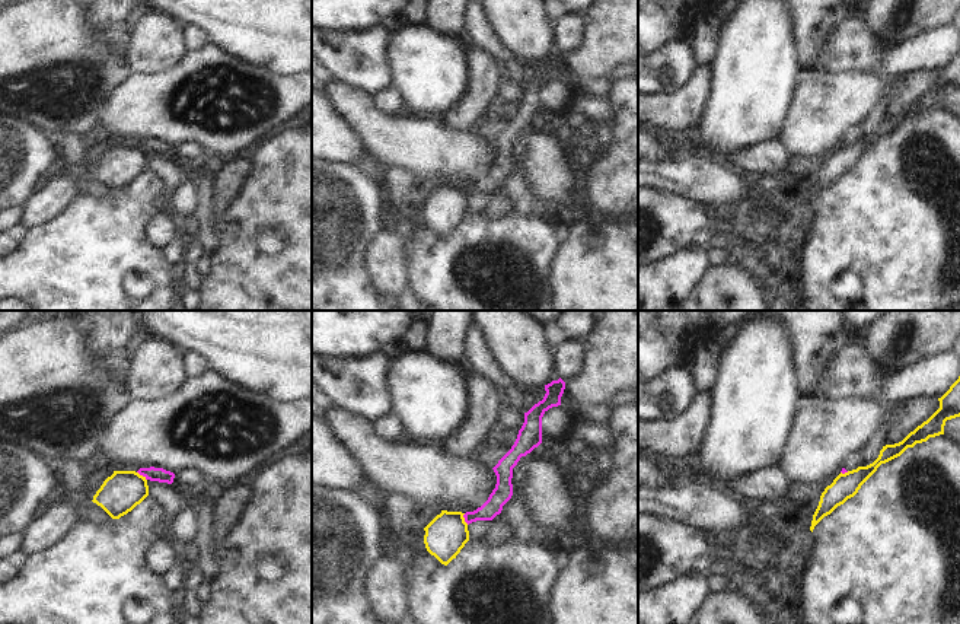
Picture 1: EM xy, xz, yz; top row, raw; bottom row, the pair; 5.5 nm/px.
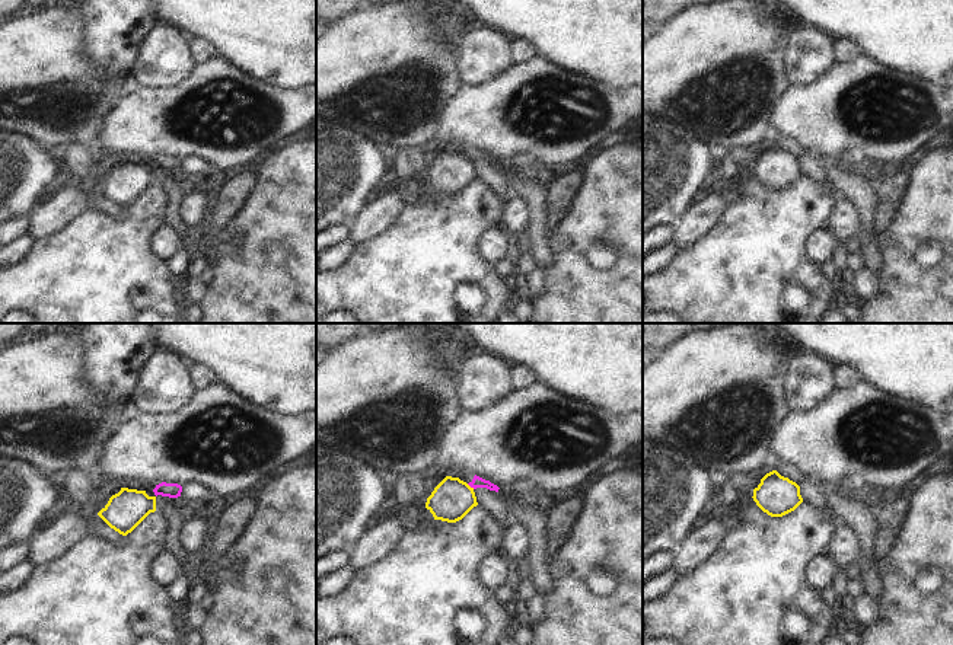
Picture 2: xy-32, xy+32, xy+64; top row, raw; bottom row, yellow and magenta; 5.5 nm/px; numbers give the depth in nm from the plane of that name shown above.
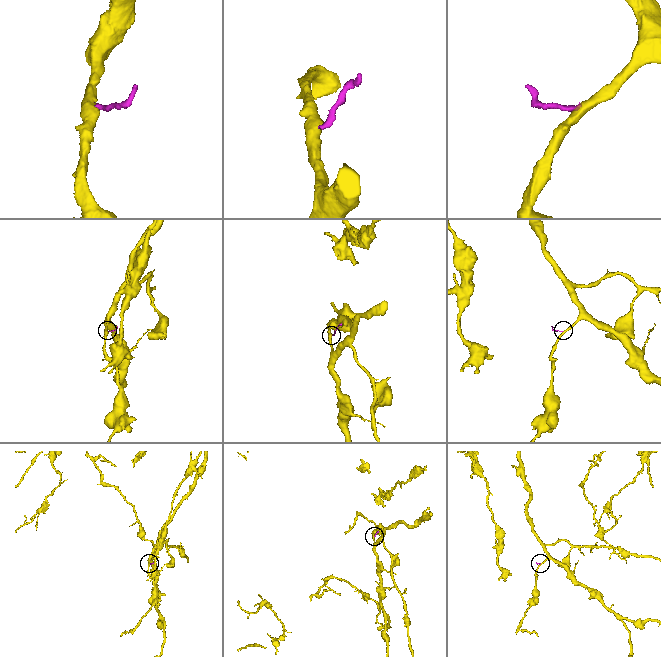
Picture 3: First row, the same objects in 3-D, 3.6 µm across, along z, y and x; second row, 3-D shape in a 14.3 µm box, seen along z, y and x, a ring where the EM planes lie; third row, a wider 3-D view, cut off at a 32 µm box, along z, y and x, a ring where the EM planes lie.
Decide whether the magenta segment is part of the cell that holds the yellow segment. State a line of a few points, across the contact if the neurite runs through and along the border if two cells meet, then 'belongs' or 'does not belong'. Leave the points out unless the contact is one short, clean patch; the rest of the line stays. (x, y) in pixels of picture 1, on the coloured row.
xy (137, 471), (146, 480) | does not belong

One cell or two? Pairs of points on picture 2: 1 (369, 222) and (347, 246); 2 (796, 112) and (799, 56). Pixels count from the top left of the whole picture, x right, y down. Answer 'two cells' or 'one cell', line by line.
1: two cells
2: two cells

